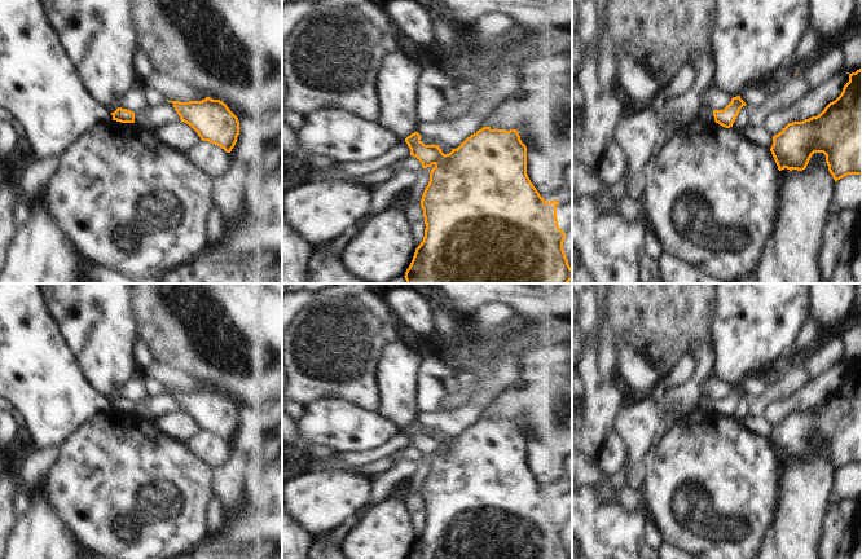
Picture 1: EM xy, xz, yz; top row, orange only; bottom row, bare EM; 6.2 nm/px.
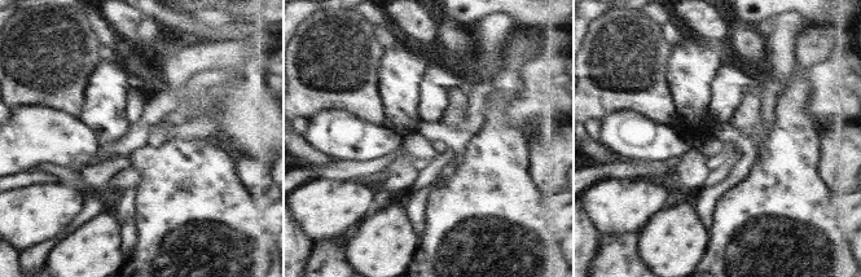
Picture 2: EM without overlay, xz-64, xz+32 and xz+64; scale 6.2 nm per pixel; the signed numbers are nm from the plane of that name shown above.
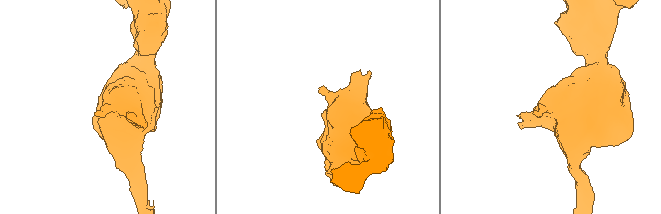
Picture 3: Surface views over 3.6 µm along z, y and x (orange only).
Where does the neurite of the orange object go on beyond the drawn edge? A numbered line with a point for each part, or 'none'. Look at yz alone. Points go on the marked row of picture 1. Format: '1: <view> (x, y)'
none

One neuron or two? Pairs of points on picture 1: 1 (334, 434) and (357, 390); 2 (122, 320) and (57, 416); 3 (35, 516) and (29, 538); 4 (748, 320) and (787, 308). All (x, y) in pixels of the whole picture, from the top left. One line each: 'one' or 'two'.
1: two
2: two
3: one
4: one

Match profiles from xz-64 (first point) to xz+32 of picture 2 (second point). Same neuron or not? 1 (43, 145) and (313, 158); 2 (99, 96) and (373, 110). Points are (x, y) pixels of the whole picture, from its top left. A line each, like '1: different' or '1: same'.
1: different
2: different

